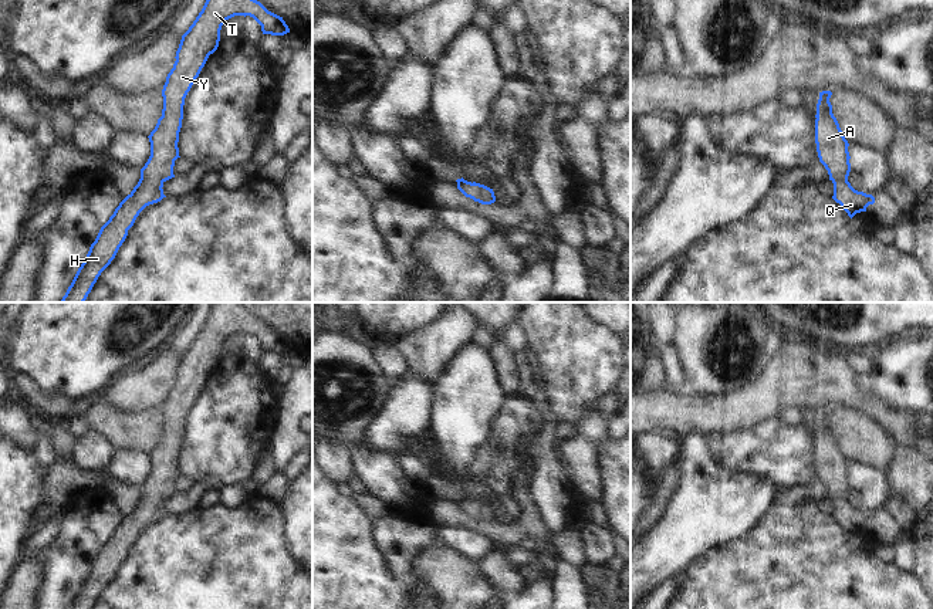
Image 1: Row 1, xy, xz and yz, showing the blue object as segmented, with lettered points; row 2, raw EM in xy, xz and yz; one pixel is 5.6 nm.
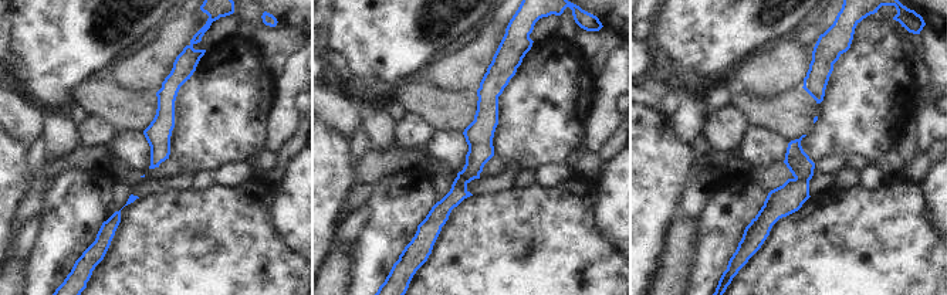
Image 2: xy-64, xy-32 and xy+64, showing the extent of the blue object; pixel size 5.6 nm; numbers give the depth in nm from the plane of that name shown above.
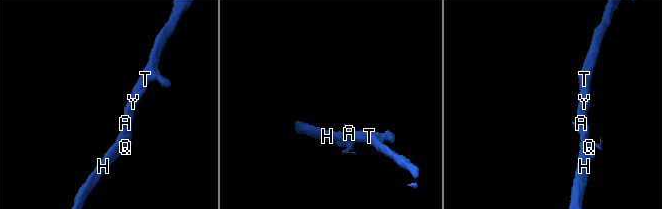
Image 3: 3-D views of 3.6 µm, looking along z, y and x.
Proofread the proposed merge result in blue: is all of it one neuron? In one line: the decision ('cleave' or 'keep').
keep

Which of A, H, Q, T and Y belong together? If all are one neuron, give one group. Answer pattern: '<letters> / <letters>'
A H Q T Y

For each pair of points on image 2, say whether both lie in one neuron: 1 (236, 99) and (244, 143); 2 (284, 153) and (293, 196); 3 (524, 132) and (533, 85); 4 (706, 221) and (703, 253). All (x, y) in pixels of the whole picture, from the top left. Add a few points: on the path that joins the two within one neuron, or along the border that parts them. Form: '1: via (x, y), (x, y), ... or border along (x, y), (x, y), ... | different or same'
1: via (236, 111), (236, 132) | same
2: border along (297, 152), (287, 163), (280, 183), (273, 190) | different
3: via (533, 121), (533, 97) | same
4: via (706, 229), (706, 246) | same

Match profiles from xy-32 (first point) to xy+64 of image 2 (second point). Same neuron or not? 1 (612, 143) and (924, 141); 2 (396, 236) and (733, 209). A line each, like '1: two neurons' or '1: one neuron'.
1: two neurons
2: one neuron

